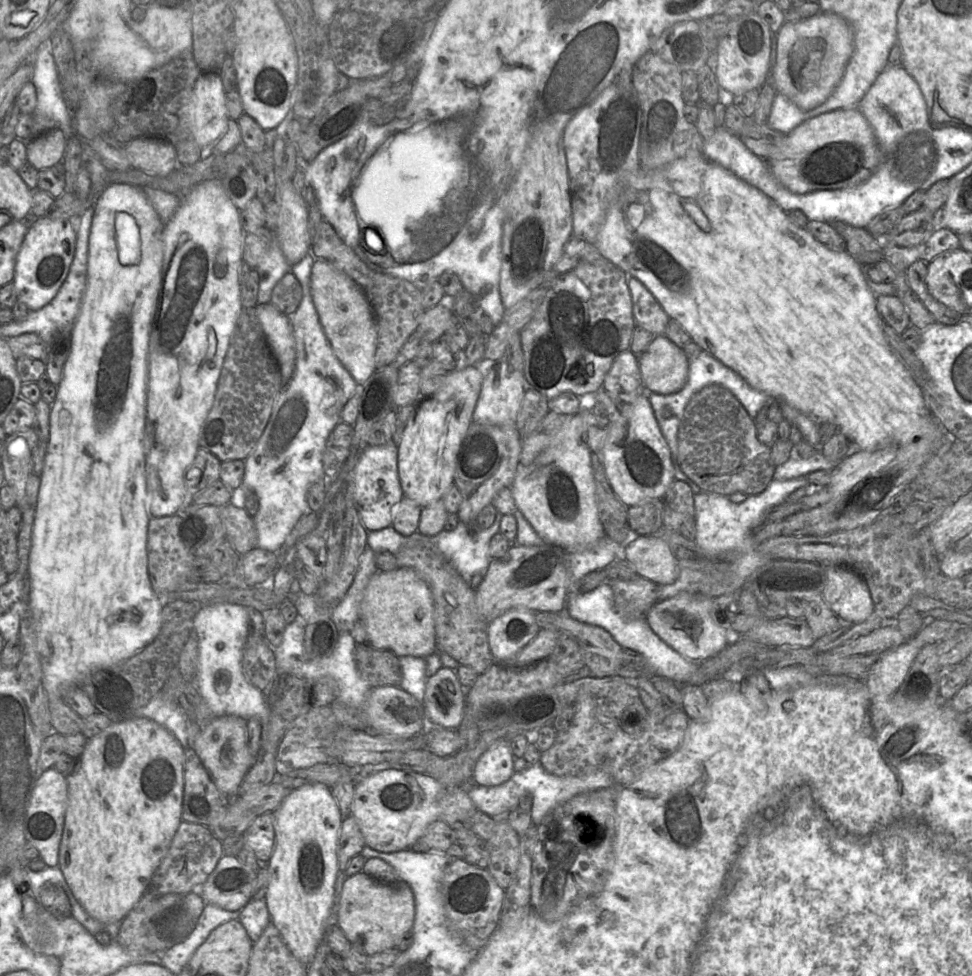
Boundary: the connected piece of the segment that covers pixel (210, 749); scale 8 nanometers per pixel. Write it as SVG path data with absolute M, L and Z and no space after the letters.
M226 715L214 717L202 725L201 733L193 743L193 749L218 790L229 798L234 798L239 794L240 786L255 762L247 745L247 720Z

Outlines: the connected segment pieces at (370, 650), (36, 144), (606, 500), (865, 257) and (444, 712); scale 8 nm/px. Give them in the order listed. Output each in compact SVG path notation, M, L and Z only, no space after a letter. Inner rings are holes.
M356 643L354 660L361 676L371 687L399 686L402 669L399 657L388 650L380 650L368 643Z
M51 129L27 142L27 160L38 171L62 163L67 138L60 129Z
M593 454L593 472L598 514L605 535L626 547L633 536L628 523L628 507L619 500L609 484L600 455Z
M829 222L845 240L846 251L862 265L874 265L883 260L882 244L867 231L844 222Z
M441 667L426 681L423 707L429 726L456 730L463 718L465 697L456 671Z

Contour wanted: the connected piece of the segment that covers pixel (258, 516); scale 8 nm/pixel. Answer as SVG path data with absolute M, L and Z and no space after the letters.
M273 234L271 245L256 266L252 268L259 274L259 289L257 304L269 303L274 286L287 273L292 272L301 284L303 294L297 310L289 317L296 344L296 364L291 379L284 383L272 407L267 425L256 446L244 460L243 489L251 489L259 499L259 510L253 516L257 531L256 547L278 551L283 546L287 536L308 509L306 493L309 487L318 480L327 480L323 470L322 456L327 439L336 425L341 422L340 414L348 400L356 391L357 383L349 371L342 365L334 354L332 347L324 333L314 306L310 291L310 278L315 257L309 252L301 261L291 266L285 259L279 243Z

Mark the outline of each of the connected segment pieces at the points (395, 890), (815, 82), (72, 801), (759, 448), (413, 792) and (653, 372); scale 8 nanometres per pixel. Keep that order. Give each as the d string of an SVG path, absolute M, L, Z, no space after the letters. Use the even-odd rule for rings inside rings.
M363 872L347 876L339 901L337 925L351 944L360 944L368 955L394 948L401 937L412 931L415 900L410 886L402 881L384 884Z
M819 12L799 22L785 22L776 33L776 58L770 80L777 93L803 111L822 105L841 81L854 51L854 34L839 15Z
M129 717L113 723L98 735L88 739L84 752L75 760L75 768L68 775L68 805L63 835L59 848L59 868L74 897L82 908L94 919L104 924L120 923L143 897L152 876L167 854L173 837L182 822L184 793L184 749L166 728L148 718Z
M718 384L704 387L687 404L679 426L677 460L683 473L702 491L723 496L735 492L758 495L770 485L776 470L771 448L758 439L755 420Z
M386 769L356 781L350 814L355 818L365 845L379 852L392 853L410 849L433 821L438 820L439 799L445 789L432 777L410 770Z
M665 335L655 336L647 349L639 355L639 367L647 392L669 395L680 391L686 384L689 364L683 349Z

